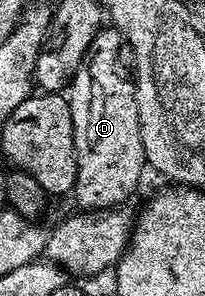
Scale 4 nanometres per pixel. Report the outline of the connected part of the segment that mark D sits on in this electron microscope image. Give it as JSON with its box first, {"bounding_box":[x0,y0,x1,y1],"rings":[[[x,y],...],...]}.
{"bounding_box":[68,26,147,214],"rings":[[[103,26],[88,46],[86,59],[68,85],[68,99],[74,123],[74,149],[76,150],[76,182],[72,193],[78,199],[78,208],[95,214],[125,205],[126,199],[138,188],[142,180],[142,168],[147,167],[144,142],[140,138],[140,118],[136,110],[134,80],[122,73],[124,41],[118,29]]]}

